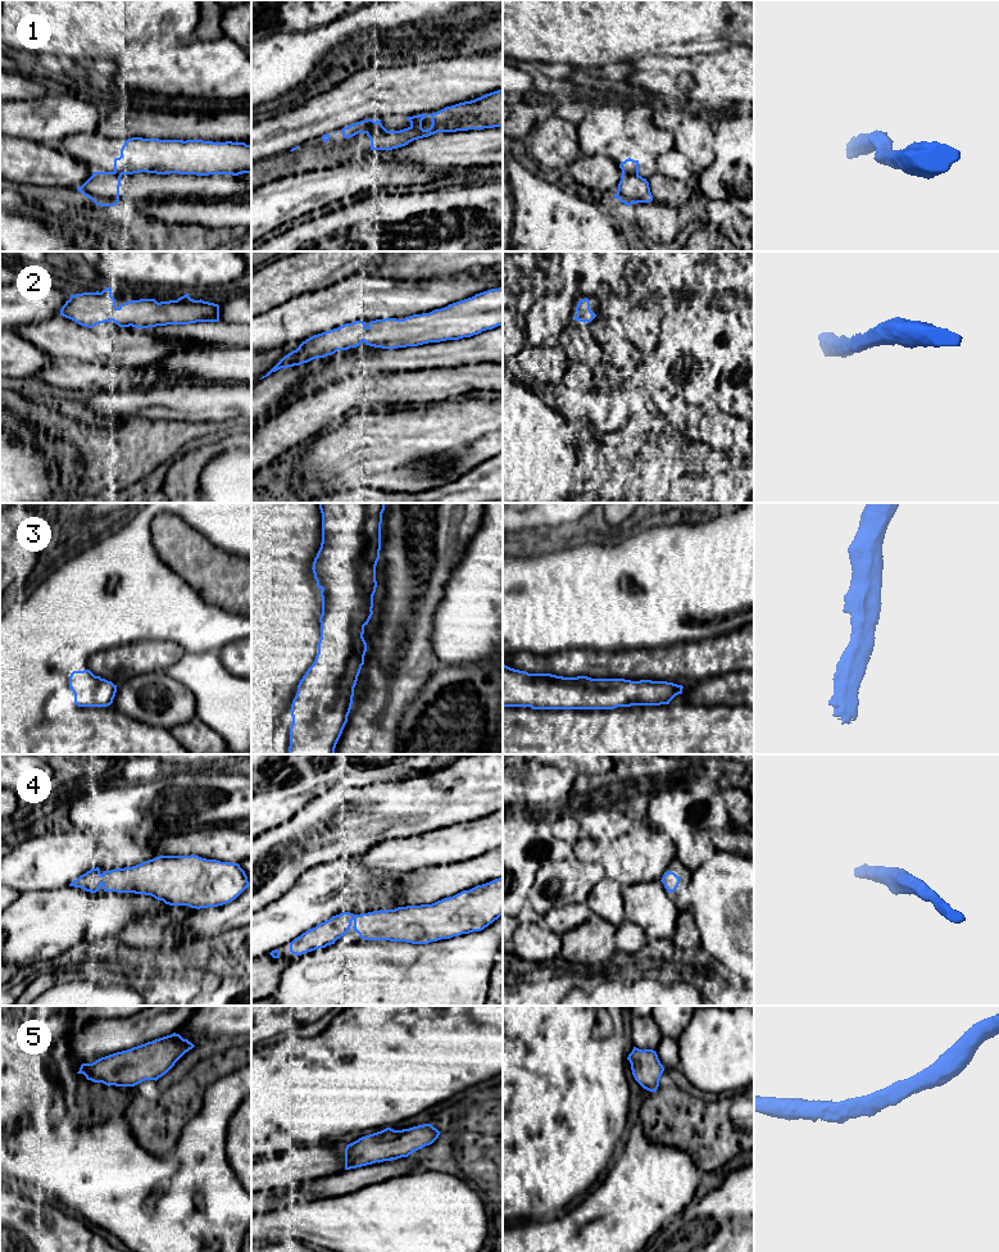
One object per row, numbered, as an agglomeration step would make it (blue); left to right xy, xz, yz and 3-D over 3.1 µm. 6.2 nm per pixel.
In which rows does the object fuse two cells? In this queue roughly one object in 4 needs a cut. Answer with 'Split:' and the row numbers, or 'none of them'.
Split: 1

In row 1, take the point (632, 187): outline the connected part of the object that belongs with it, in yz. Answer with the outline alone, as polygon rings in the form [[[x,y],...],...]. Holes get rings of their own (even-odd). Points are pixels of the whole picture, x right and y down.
[[[622,172],[614,198],[627,207],[630,207],[632,203],[650,203],[653,200],[646,178],[628,172]]]

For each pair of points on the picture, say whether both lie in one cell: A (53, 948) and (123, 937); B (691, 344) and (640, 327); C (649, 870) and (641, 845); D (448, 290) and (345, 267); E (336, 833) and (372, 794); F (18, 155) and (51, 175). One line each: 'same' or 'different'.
A: different
B: different
C: same
D: different
E: same
F: same

